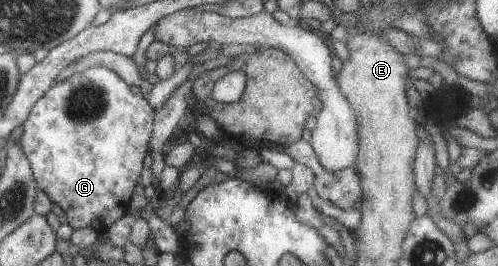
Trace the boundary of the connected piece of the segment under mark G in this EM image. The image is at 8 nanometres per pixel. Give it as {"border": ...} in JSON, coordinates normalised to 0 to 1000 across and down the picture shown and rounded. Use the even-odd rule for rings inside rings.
{"border":[[[187,248],[175,256],[171,271],[151,274],[135,297],[118,305],[106,320],[62,406],[58,436],[50,447],[46,474],[46,504],[40,519],[40,545],[58,605],[68,673],[72,677],[72,707],[84,714],[98,737],[104,759],[120,774],[131,797],[135,838],[147,861],[163,853],[189,857],[197,876],[207,880],[219,850],[233,827],[239,827],[251,801],[259,797],[263,729],[277,695],[279,658],[287,639],[287,602],[299,579],[297,541],[301,530],[303,492],[307,489],[311,410],[299,391],[295,372],[283,353],[269,353],[261,323],[247,305],[229,267],[207,248]]]}

